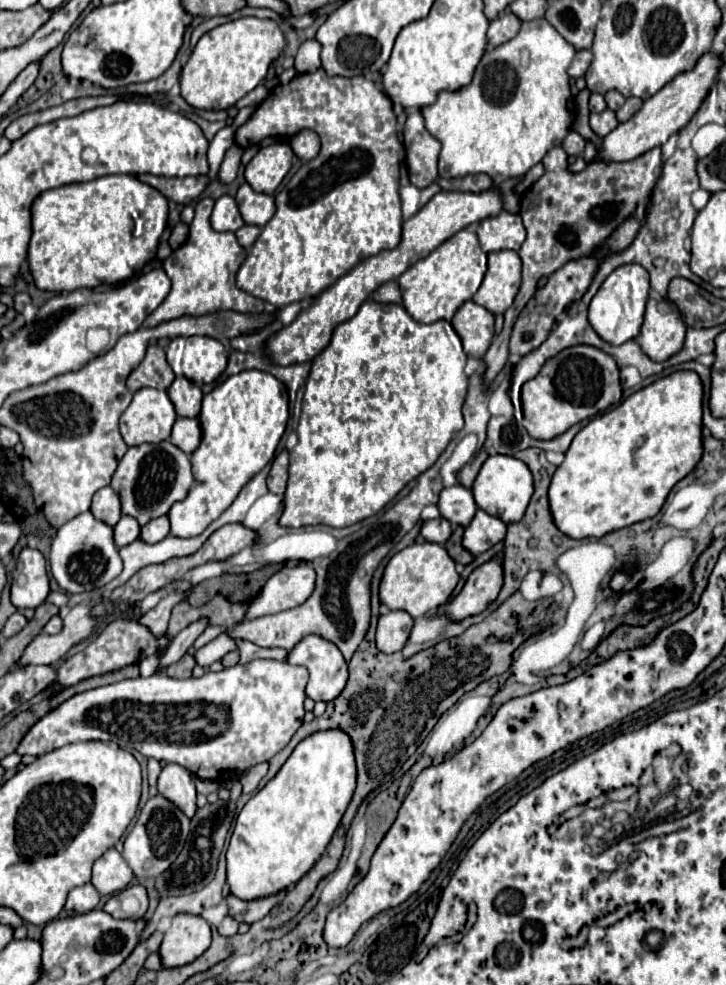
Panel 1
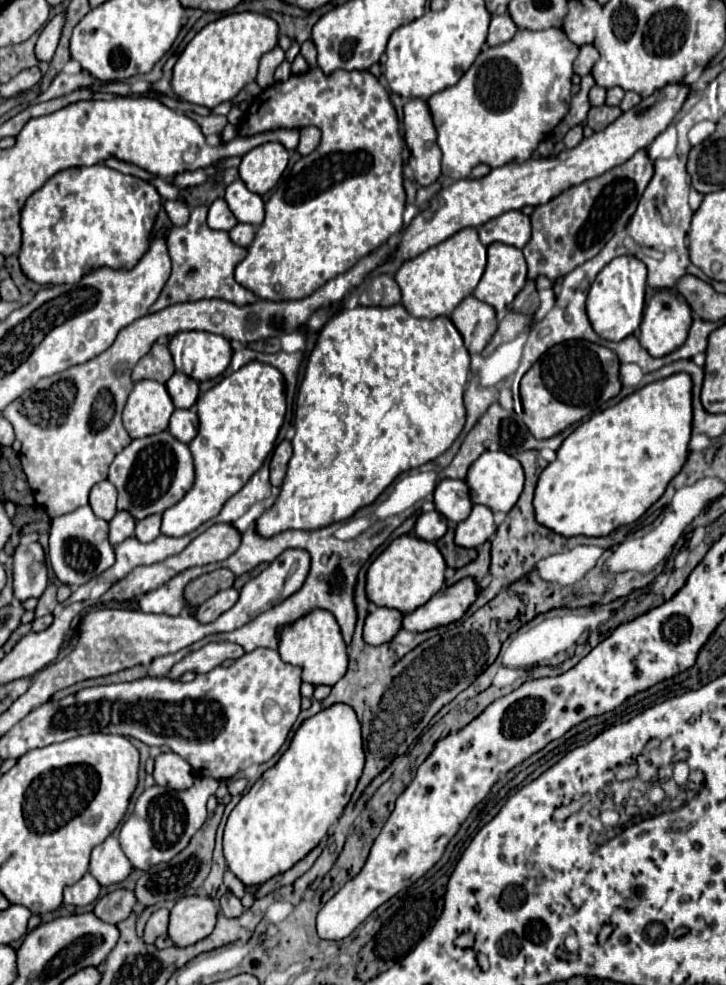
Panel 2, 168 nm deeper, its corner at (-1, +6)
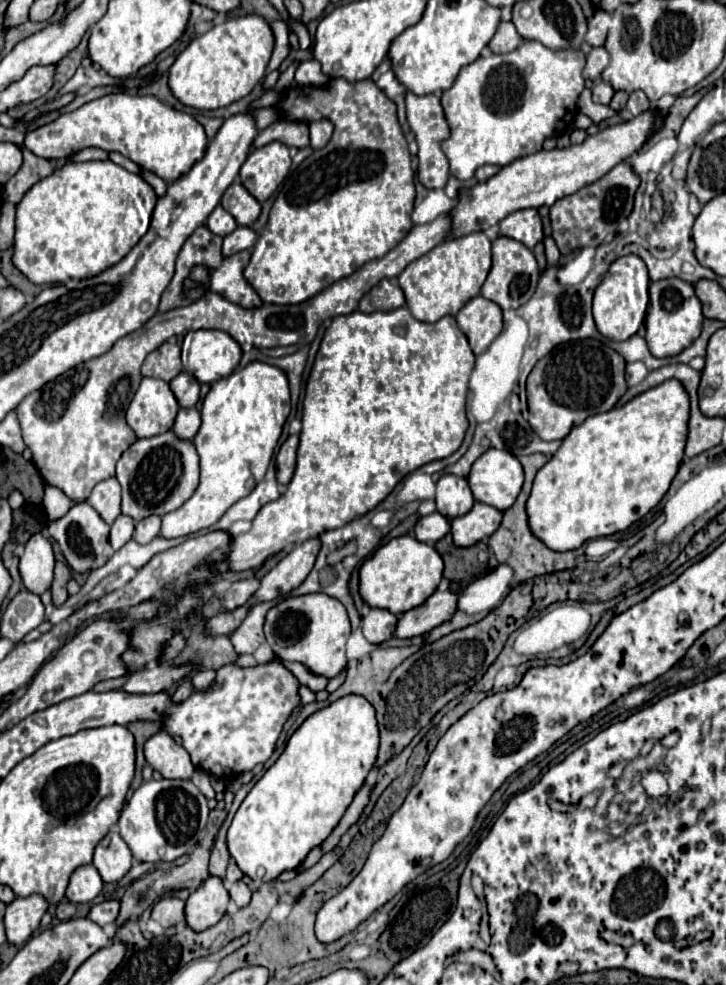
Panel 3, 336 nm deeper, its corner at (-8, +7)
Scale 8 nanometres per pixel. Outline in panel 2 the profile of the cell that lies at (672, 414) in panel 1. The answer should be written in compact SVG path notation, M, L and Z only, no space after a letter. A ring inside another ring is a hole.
M675 373L673 377L665 377L661 381L653 381L645 387L641 387L639 391L633 391L631 395L627 395L623 401L619 401L617 405L593 415L589 421L583 421L565 441L563 445L557 449L557 461L549 463L543 473L539 475L537 481L537 489L535 489L535 513L537 513L537 521L541 521L541 525L553 529L555 533L561 533L563 537L575 537L575 535L587 535L587 537L605 537L611 531L615 531L621 525L629 525L633 521L637 521L667 489L669 481L683 469L687 457L689 457L689 439L691 439L691 429L693 429L693 381L687 373Z

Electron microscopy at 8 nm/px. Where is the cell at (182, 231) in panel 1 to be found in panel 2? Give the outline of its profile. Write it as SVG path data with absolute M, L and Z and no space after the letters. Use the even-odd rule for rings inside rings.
M165 201L163 207L175 227L183 227L189 221L189 207L183 201Z

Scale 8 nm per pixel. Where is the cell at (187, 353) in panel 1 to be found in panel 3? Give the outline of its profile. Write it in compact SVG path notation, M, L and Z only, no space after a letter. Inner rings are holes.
M200 329L188 332L181 345L183 369L196 380L212 384L230 376L242 358L242 350L226 332Z

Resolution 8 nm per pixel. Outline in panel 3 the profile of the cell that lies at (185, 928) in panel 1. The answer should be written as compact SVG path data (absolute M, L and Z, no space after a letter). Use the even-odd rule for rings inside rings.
M208 876L186 900L186 924L196 932L210 928L224 916L228 900L222 878Z

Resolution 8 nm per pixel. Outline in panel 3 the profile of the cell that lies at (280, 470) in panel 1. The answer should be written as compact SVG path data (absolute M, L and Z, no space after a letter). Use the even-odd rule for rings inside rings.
M288 436L288 440L280 446L276 454L276 480L278 484L288 484L292 480L296 468L296 450L298 450L298 436Z

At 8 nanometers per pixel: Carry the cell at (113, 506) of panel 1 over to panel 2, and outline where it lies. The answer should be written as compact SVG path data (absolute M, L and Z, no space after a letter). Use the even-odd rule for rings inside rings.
M101 481L93 485L91 495L89 495L89 505L97 517L111 521L117 513L115 501L117 501L117 489L109 481Z

